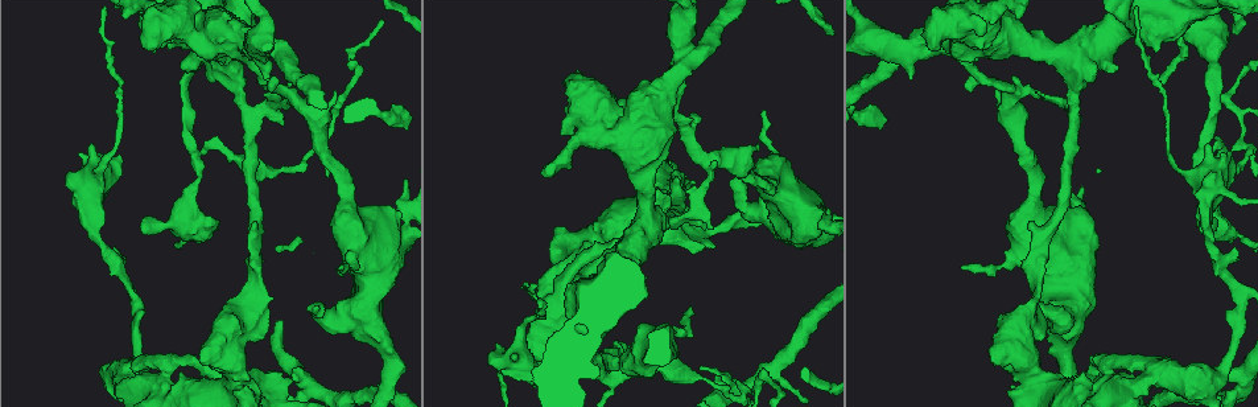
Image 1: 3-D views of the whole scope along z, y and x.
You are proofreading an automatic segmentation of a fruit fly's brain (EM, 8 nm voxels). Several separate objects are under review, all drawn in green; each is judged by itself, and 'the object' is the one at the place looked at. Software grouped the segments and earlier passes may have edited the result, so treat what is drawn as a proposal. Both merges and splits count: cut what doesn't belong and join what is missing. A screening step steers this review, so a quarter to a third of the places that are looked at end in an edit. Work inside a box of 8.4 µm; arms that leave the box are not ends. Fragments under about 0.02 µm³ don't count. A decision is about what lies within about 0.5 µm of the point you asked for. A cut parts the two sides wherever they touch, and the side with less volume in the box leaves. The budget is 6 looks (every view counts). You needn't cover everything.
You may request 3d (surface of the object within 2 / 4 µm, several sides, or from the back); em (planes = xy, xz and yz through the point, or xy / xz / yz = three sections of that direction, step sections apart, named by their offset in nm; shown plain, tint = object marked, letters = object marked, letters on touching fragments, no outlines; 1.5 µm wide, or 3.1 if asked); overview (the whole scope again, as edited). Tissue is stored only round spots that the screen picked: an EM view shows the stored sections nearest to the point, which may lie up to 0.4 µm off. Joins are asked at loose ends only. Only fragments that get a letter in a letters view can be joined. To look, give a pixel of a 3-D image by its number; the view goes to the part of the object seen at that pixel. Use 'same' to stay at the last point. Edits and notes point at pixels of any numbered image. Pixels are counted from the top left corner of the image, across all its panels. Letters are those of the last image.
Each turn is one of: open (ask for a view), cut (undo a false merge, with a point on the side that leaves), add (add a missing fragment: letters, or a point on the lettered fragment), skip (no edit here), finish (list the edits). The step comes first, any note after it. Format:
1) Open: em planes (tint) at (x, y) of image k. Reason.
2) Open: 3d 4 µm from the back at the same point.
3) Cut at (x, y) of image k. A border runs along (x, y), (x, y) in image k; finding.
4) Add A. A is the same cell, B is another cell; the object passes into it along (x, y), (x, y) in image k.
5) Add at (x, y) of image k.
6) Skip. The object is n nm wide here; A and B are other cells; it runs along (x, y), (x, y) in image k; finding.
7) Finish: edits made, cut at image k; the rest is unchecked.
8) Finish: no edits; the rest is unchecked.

Open: 3d 2 µm at (186, 208) of image 1. Four-way junction.

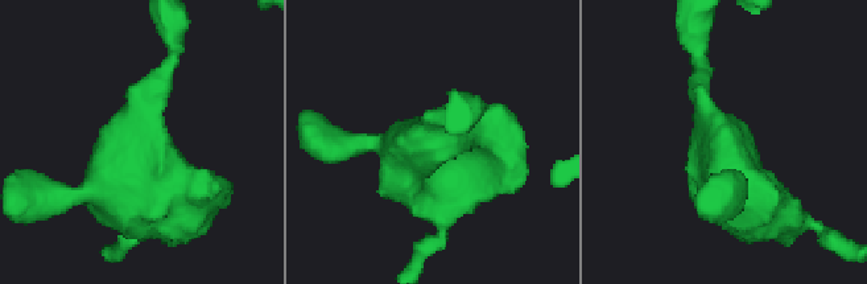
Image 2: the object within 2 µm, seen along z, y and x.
Open: em xz step 4 (tint) at (723, 148) of image 2. 4 arms meet here; shape alone is not enough.

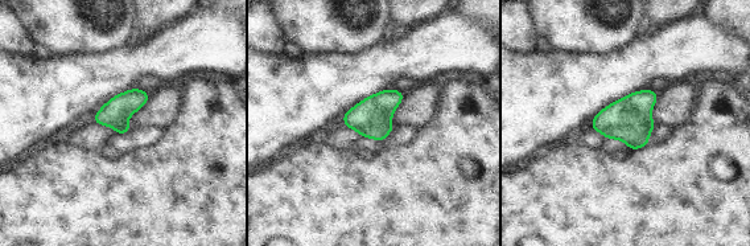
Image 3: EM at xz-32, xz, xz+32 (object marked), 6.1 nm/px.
Open: em xy step 4 (letters) at the same point.

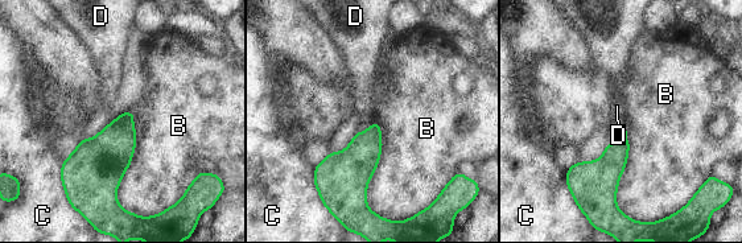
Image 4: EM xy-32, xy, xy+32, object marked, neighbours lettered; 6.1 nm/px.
Skip. The object is 260 nm wide here; B, C and D are other cells; a border runs along (62, 161), (65, 197), (93, 226) in image 4; one cell here.

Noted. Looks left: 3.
Open: em planes (tint) at (675, 220) of image 1. Thick turns thin.

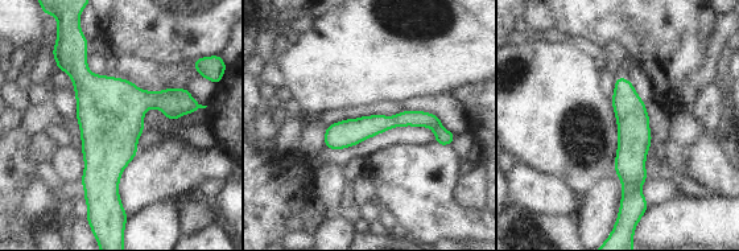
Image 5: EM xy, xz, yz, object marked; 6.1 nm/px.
Open: em planes (letters) at the same point.

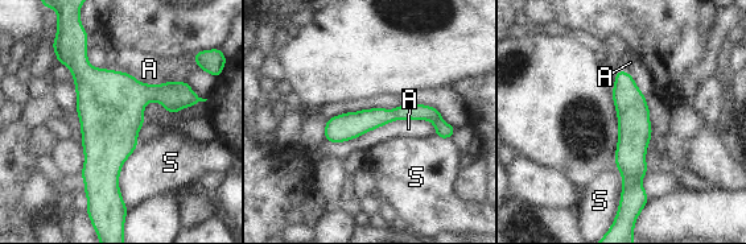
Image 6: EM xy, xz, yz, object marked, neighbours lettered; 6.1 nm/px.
Skip. A and S are other cells; all the same cell.

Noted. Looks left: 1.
Finish: no edits; the rest is unchecked.

